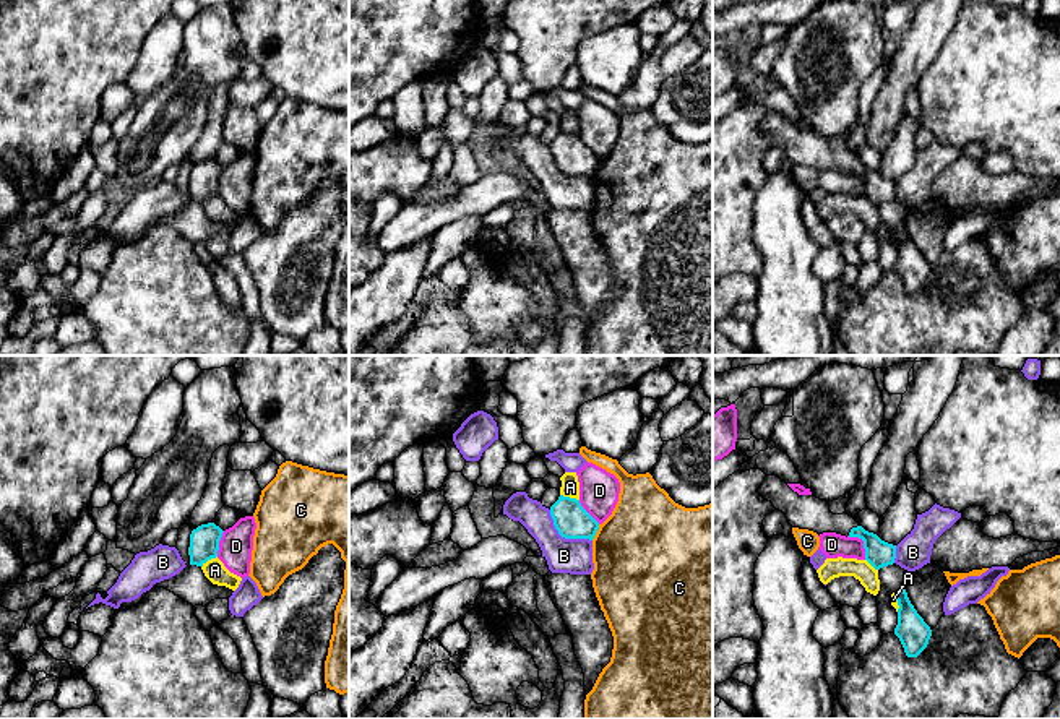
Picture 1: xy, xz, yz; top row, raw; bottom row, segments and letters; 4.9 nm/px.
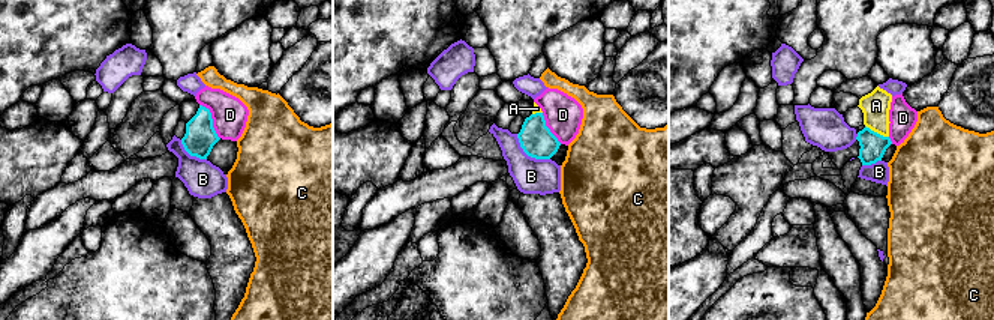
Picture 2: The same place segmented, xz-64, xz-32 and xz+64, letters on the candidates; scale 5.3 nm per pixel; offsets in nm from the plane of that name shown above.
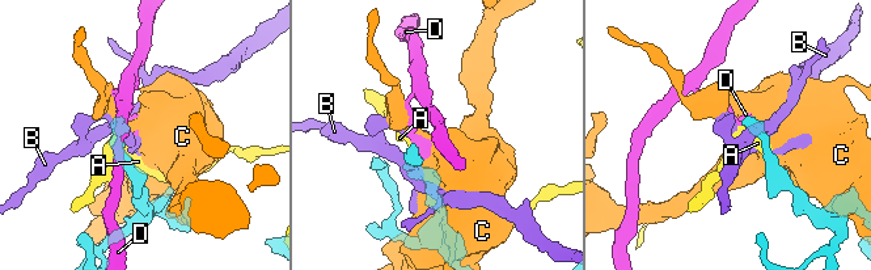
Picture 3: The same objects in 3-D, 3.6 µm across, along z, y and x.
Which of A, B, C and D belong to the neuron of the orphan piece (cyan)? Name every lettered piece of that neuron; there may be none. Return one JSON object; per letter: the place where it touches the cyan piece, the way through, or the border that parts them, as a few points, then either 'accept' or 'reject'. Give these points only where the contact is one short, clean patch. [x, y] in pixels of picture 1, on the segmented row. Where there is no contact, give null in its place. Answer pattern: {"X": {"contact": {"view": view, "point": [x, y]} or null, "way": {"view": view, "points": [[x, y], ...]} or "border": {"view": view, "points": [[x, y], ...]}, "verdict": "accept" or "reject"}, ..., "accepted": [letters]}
{"A": {"contact": {"view": "xz", "point": [570, 499]}, "verdict": "reject"}, "B": {"contact": {"view": "xz", "point": [564, 536]}, "border": {"view": "xz", "points": [[549, 510], [554, 528], [562, 536], [588, 538], [591, 541]]}, "verdict": "reject"}, "C": {"contact": {"view": "xz", "point": [596, 531]}, "verdict": "reject"}, "D": {"contact": {"view": "yz", "point": [864, 542]}, "border": {"view": "yz", "points": [[848, 536], [857, 536], [862, 541], [866, 559]]}, "verdict": "reject"}, "accepted": []}

